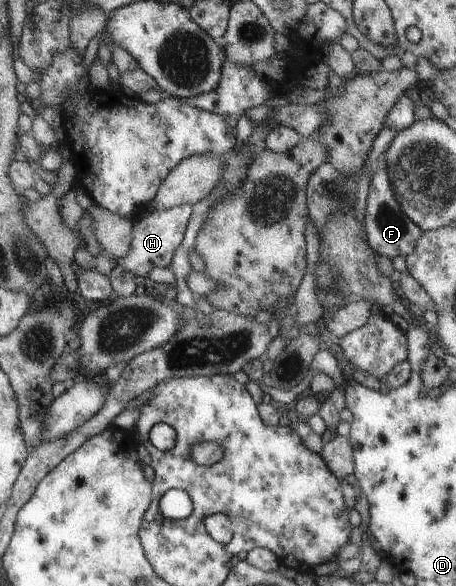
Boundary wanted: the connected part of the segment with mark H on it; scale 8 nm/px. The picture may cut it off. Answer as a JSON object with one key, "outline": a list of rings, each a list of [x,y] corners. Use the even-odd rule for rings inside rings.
{"outline":[[[182,203],[170,208],[157,208],[148,216],[144,216],[141,224],[132,233],[129,253],[124,258],[118,259],[117,263],[121,264],[134,276],[139,275],[144,278],[148,277],[148,273],[154,267],[170,267],[171,258],[181,241],[183,241],[183,235],[187,229],[192,209],[193,206],[190,203]]]}

